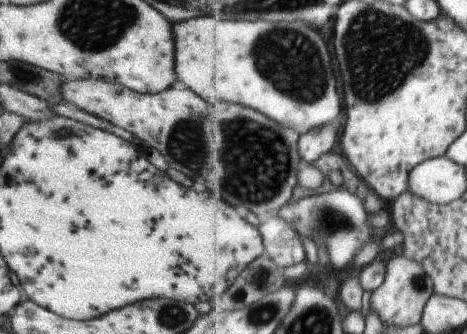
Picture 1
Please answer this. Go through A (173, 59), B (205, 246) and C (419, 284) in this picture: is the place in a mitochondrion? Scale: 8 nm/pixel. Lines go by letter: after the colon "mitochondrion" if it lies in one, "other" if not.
A: other
B: other
C: mitochondrion

